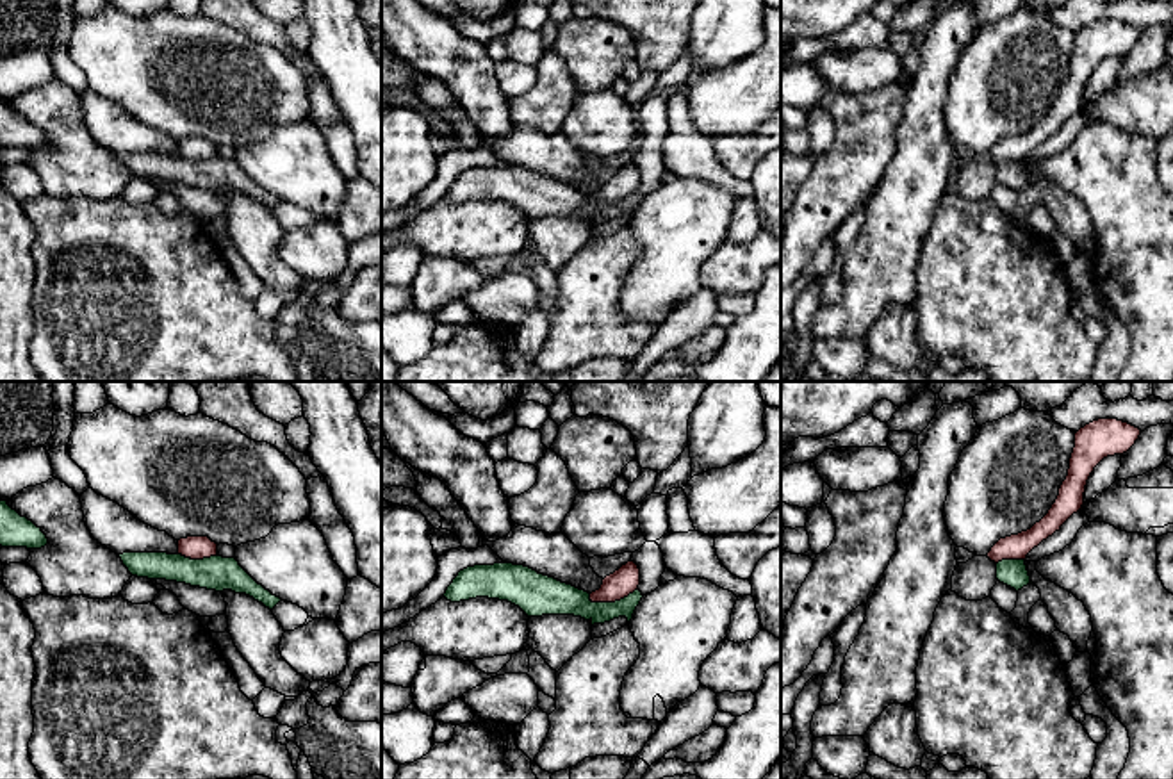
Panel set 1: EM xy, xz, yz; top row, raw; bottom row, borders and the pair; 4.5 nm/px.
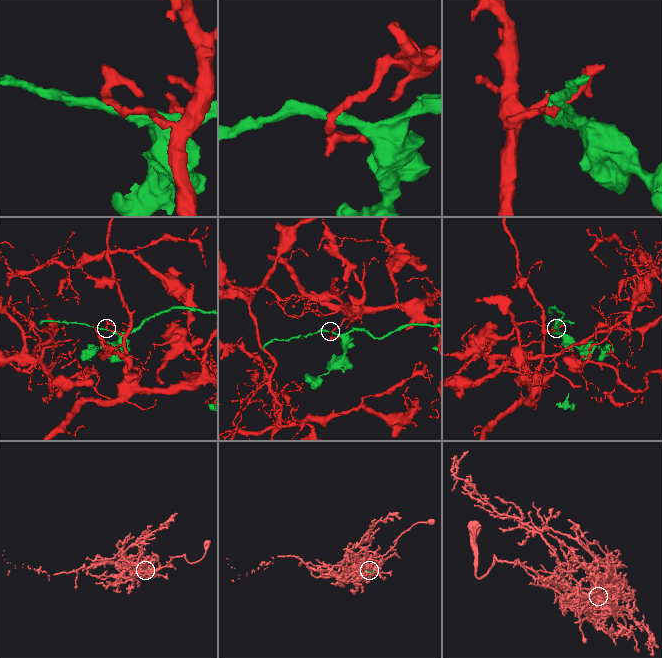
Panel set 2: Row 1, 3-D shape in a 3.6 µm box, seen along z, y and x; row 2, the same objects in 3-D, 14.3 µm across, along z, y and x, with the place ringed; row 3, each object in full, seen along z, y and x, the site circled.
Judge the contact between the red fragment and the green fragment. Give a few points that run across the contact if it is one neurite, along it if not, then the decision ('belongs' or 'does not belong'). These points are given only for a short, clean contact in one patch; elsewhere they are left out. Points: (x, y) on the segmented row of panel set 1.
line xz (637, 589), (614, 601), (589, 599); does not belong

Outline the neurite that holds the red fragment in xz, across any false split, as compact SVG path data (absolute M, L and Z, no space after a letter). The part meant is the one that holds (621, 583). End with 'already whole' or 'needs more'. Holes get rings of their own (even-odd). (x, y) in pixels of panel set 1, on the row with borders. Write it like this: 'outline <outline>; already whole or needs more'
outline M628 562L619 570L603 579L601 588L590 594L590 601L615 603L638 590L638 585L640 585L640 569L635 562Z; already whole

